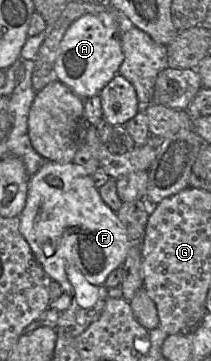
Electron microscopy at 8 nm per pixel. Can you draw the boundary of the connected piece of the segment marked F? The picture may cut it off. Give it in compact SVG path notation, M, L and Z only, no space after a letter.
M46 163L29 178L20 232L45 273L58 282L81 307L92 306L108 275L120 267L134 243L113 211L101 198L92 176L74 163Z

